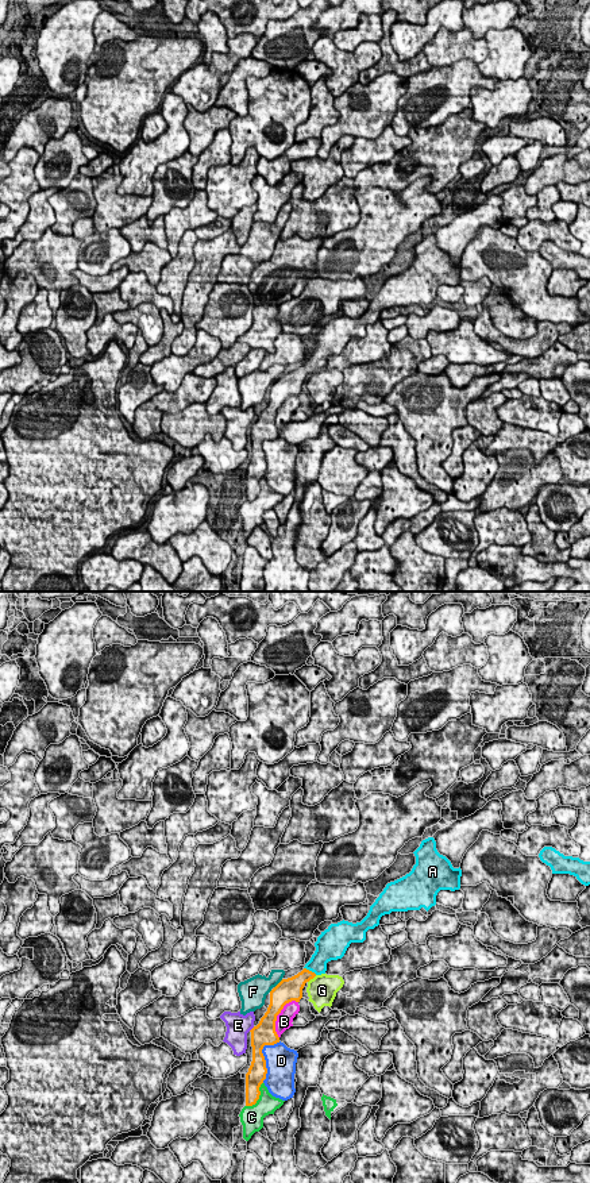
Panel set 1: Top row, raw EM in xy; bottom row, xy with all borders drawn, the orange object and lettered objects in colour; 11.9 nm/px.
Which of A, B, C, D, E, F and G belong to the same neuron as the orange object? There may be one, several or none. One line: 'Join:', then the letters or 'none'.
Join: A

